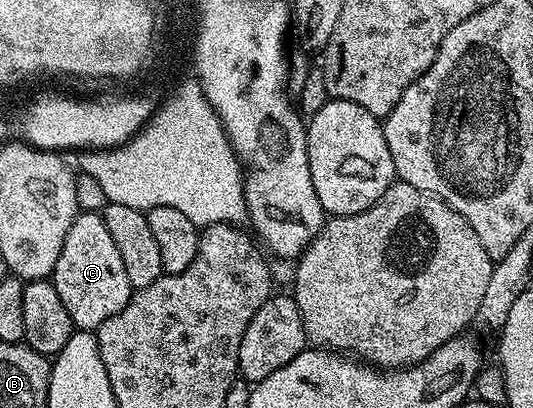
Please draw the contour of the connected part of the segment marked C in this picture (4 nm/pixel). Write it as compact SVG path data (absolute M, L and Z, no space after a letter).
M77 212L50 280L73 326L80 331L95 331L110 315L118 315L134 292L130 279L126 279L122 255L118 255L118 247L99 212Z

